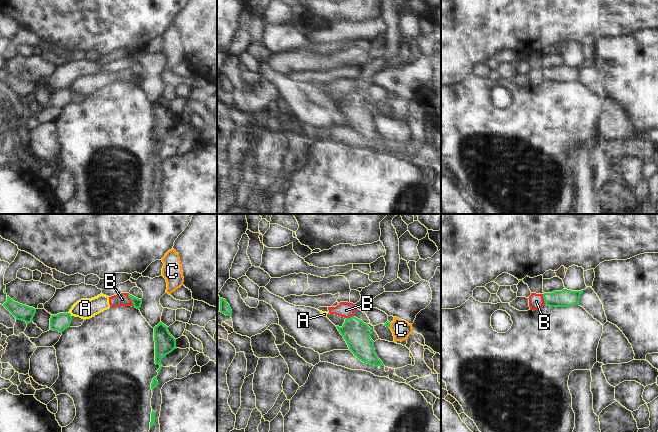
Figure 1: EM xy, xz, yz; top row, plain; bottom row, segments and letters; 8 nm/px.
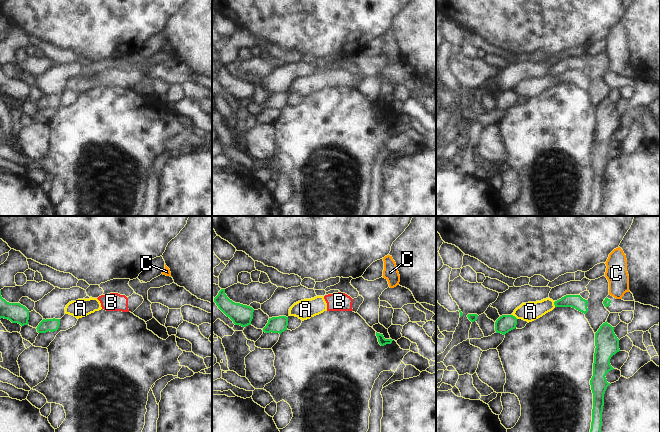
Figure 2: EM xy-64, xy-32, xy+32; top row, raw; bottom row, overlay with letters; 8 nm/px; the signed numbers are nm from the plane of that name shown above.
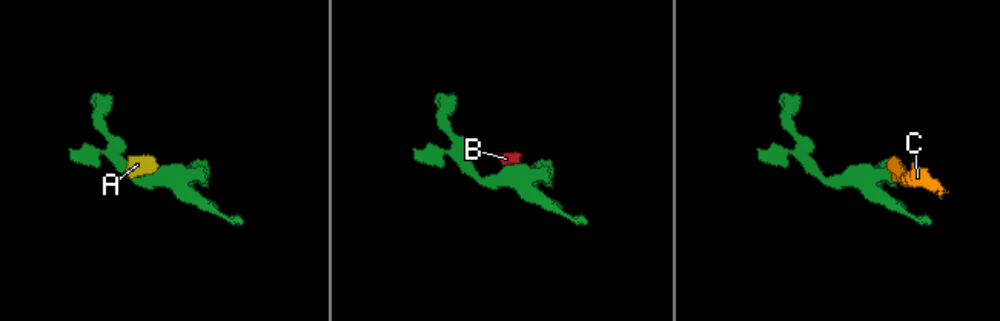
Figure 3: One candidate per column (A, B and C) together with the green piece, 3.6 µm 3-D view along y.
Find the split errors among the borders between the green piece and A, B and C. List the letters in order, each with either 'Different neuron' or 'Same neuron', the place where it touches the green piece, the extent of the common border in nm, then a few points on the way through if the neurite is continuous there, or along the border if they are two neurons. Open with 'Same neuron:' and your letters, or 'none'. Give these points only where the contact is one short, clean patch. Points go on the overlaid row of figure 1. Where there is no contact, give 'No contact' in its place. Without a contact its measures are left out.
Same neuron: none
A: Different neuron. Touches green at xy (70, 314). Shared border 40 nm. Boundary: xy (69, 312), (71, 316)
B: Different neuron. Touches green at xy (131, 299). Shared border 120 nm. Boundary: xy (128, 293), (134, 306)
C: Different neuron. Touches green at xz (389, 325). Shared border 40 nm. Boundary: xz (389, 323), (390, 327)

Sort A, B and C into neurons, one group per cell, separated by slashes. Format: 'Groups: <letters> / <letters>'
Groups: A B / C

